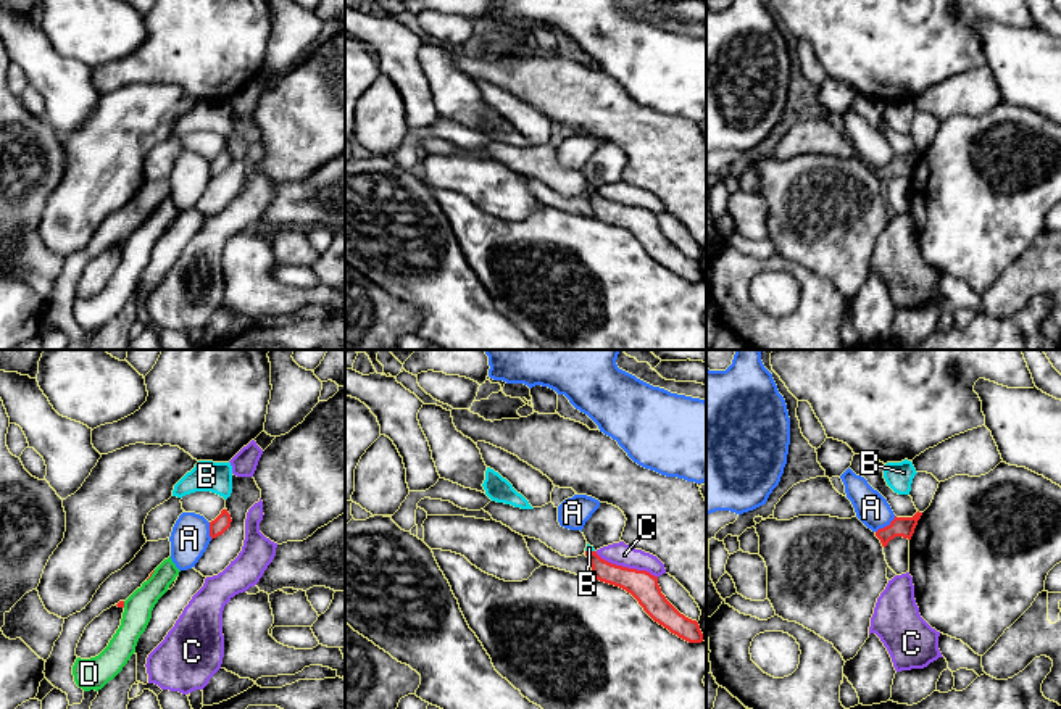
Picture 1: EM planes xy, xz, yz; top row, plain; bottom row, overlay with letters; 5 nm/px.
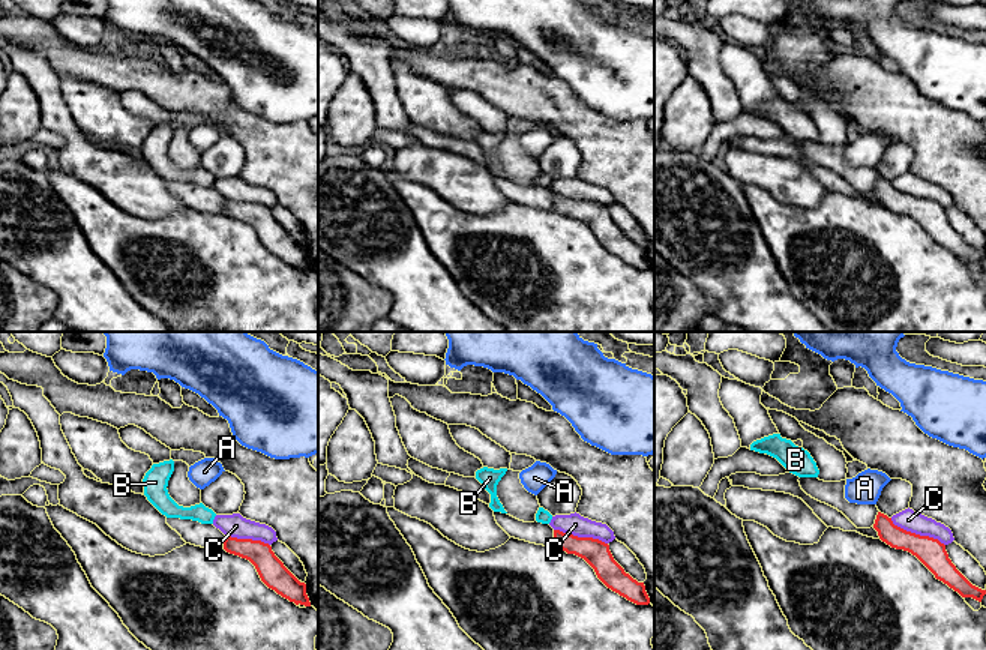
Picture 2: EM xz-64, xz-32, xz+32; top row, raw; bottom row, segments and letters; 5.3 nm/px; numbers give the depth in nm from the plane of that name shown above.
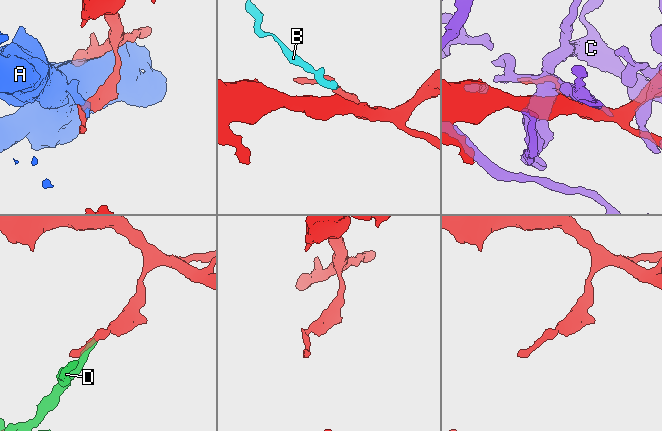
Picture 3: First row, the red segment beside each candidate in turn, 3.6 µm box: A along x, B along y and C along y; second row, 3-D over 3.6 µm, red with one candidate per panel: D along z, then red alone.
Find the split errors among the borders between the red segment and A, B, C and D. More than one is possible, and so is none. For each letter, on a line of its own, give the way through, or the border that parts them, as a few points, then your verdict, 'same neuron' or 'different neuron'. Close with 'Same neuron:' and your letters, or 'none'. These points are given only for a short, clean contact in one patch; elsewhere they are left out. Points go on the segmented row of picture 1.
A: different neuron
B: border xz (586, 550), (594, 551); different neuron
C: different neuron
D: different neuron
Same neuron: none

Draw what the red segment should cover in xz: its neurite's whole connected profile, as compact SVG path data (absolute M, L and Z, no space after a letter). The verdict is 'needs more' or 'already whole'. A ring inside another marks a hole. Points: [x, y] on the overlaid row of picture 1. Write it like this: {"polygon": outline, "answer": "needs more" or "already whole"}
{"polygon": "M597 551L585 556L592 566L592 577L600 582L619 587L630 593L643 611L671 633L689 643L701 643L703 633L697 620L680 614L661 593L658 577L647 570L629 569L601 559Z", "answer": "already whole"}

